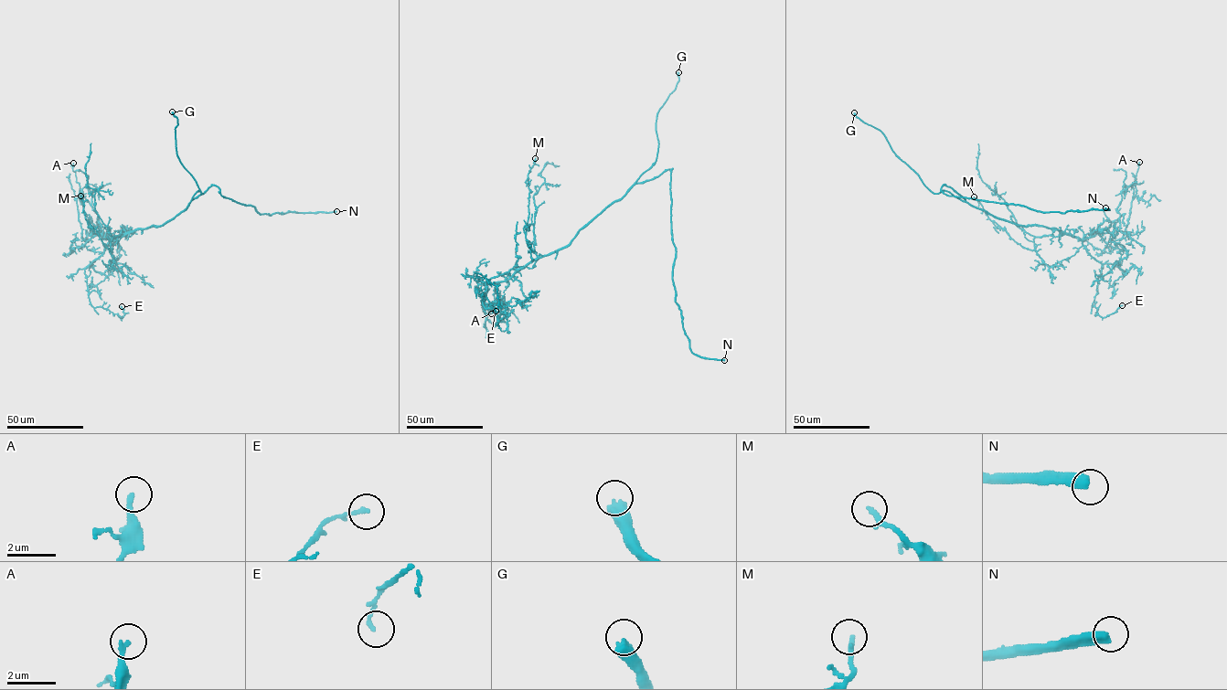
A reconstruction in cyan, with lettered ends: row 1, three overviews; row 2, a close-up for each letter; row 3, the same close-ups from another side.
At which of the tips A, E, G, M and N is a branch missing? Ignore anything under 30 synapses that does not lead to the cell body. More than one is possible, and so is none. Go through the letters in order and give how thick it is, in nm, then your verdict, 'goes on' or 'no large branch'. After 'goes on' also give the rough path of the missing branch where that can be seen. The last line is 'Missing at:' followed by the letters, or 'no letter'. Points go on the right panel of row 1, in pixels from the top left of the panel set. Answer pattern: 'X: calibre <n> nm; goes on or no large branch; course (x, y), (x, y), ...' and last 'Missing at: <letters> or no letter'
A: calibre 200 nm; no large branch
E: calibre 160 nm; no large branch
G: calibre 500 nm; goes on
M: calibre 200 nm; no large branch
N: calibre 480 nm; goes on; course (1105, 207), (1065, 218), (1038, 215), (1007, 225), (1008, 232), (995, 234), (989, 217), (1001, 195)
Missing at: G, N

